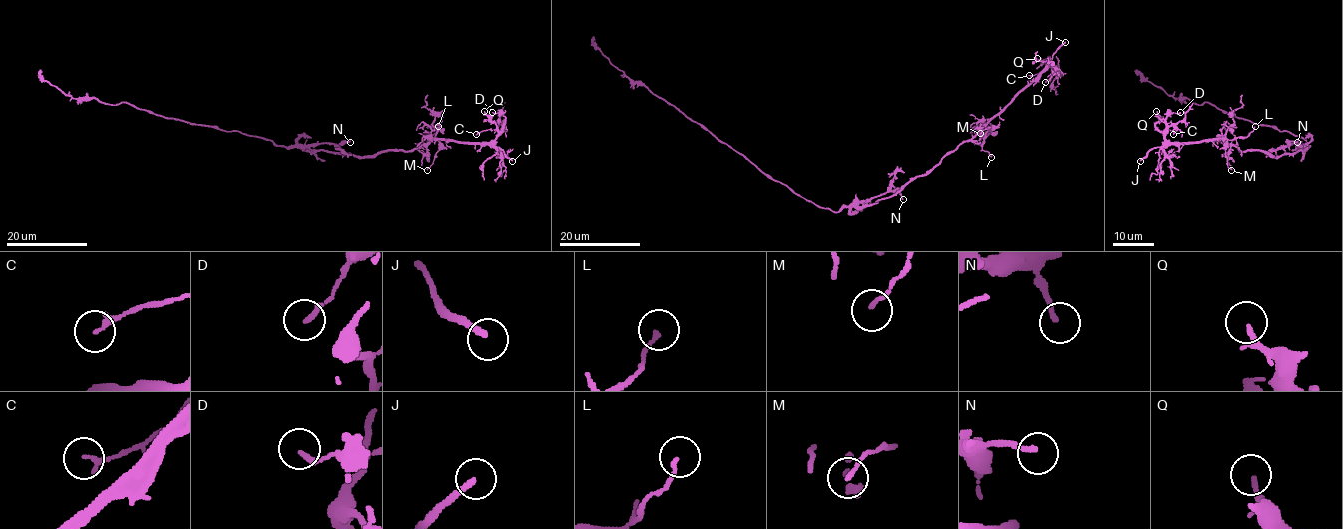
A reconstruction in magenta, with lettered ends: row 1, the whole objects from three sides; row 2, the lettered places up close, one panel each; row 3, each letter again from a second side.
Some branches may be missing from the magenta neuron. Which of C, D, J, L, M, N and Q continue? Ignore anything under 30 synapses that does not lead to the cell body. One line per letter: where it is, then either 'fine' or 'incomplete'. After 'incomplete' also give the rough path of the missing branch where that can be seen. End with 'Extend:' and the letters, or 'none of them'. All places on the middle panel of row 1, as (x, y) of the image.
C: at (1029, 75); fine
D: at (1045, 82); fine
J: at (1065, 42); incomplete
L: at (991, 157); fine
M: at (980, 133); fine
N: at (903, 199); fine
Q: at (1037, 58); fine
Extend: J

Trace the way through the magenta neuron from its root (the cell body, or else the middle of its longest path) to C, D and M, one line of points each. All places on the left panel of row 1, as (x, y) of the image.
C: (281, 145), (375, 157), (387, 150), (416, 149), (434, 138), (491, 142), (497, 132), (486, 129), (476, 134)
D: (281, 145), (375, 157), (387, 150), (416, 149), (434, 138), (491, 142), (505, 121), (499, 113), (492, 112)
M: (281, 145), (375, 157), (387, 150), (417, 149), (435, 139), (438, 151), (427, 170)

